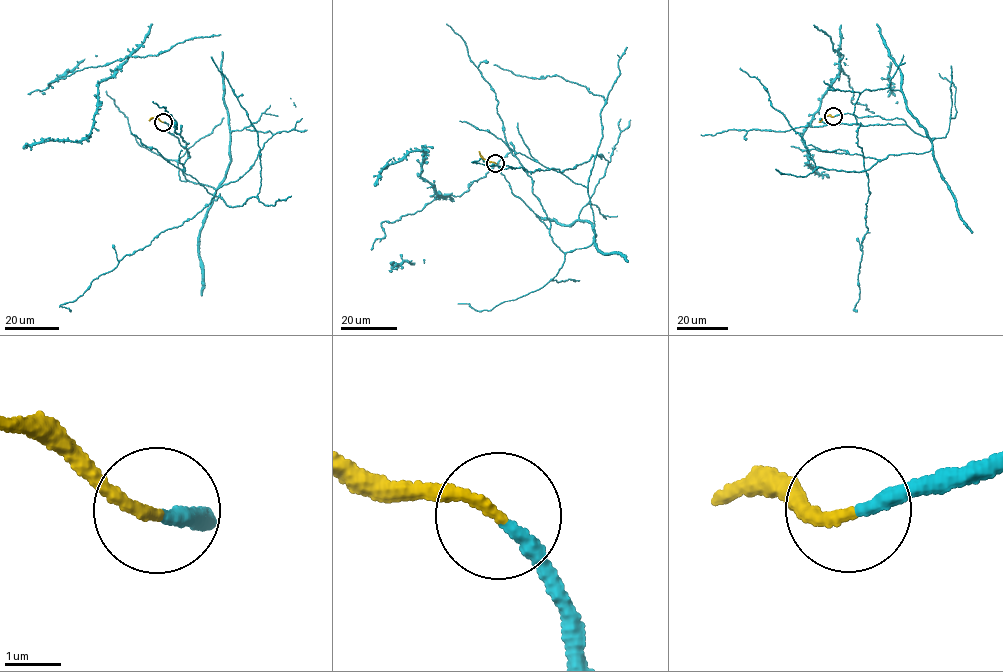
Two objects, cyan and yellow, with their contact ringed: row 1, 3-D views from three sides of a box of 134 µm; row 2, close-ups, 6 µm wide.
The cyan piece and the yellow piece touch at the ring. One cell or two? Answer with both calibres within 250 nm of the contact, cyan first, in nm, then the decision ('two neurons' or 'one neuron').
240/200 nm | one neuron

